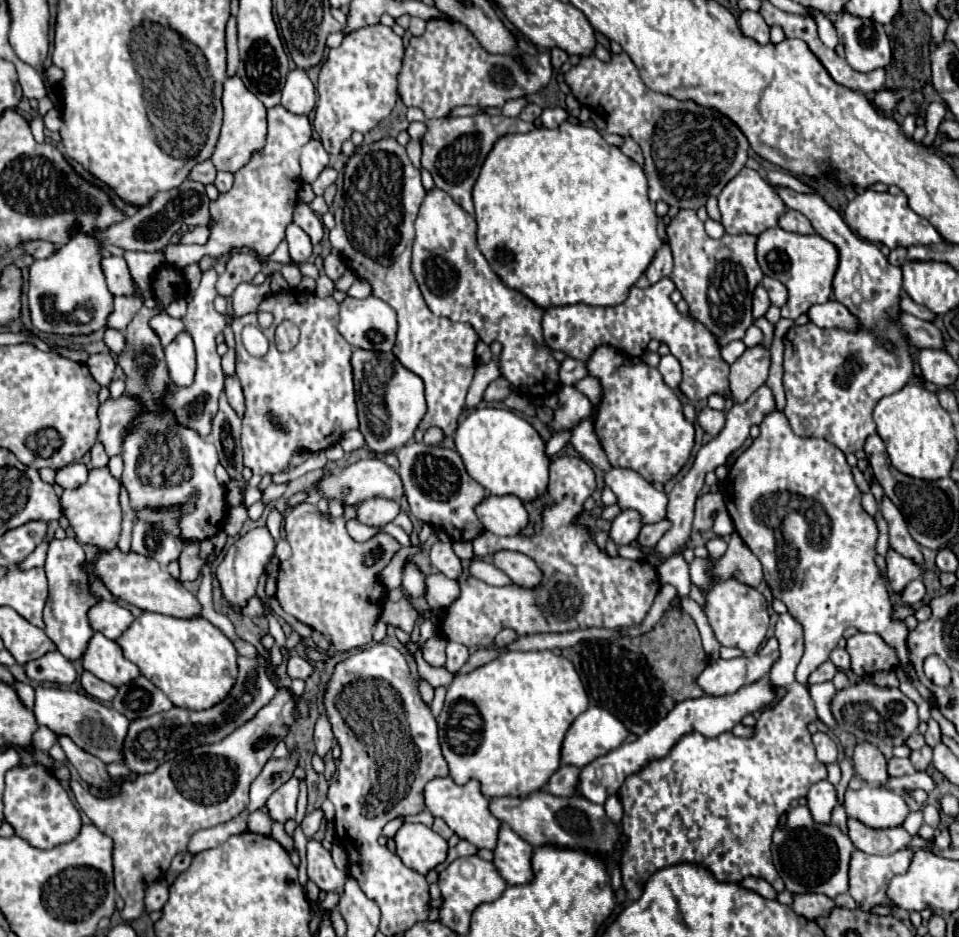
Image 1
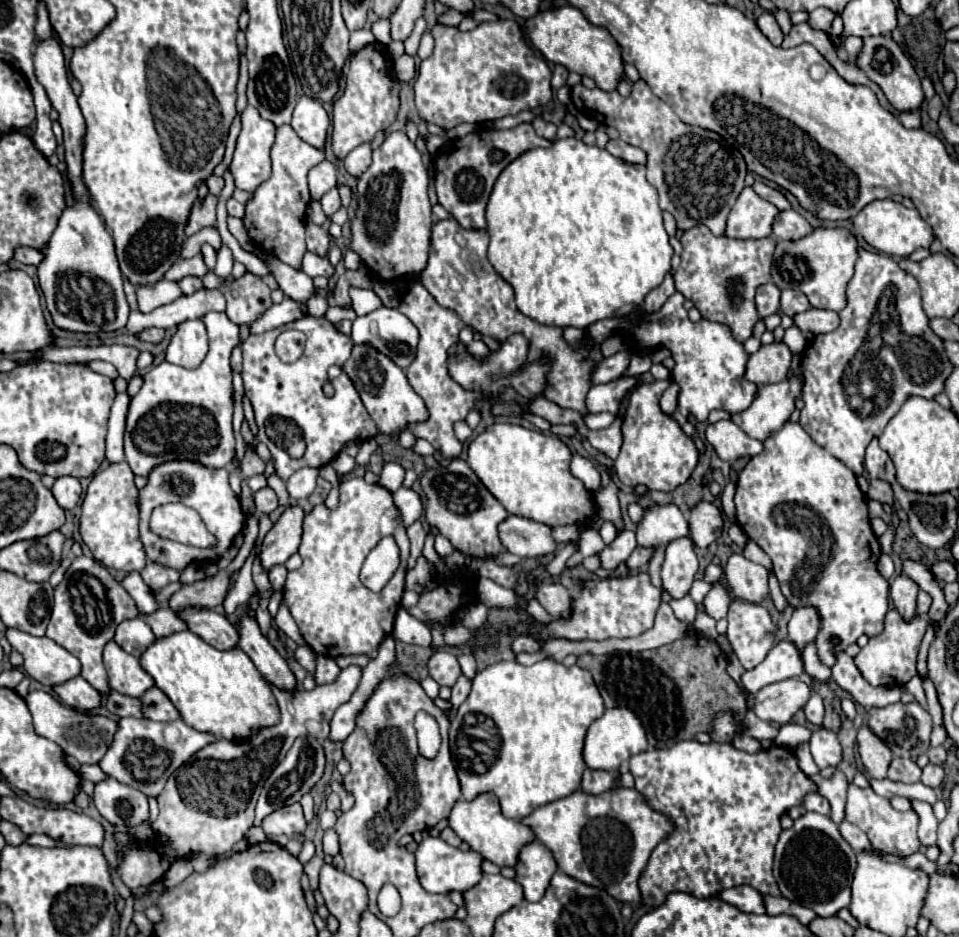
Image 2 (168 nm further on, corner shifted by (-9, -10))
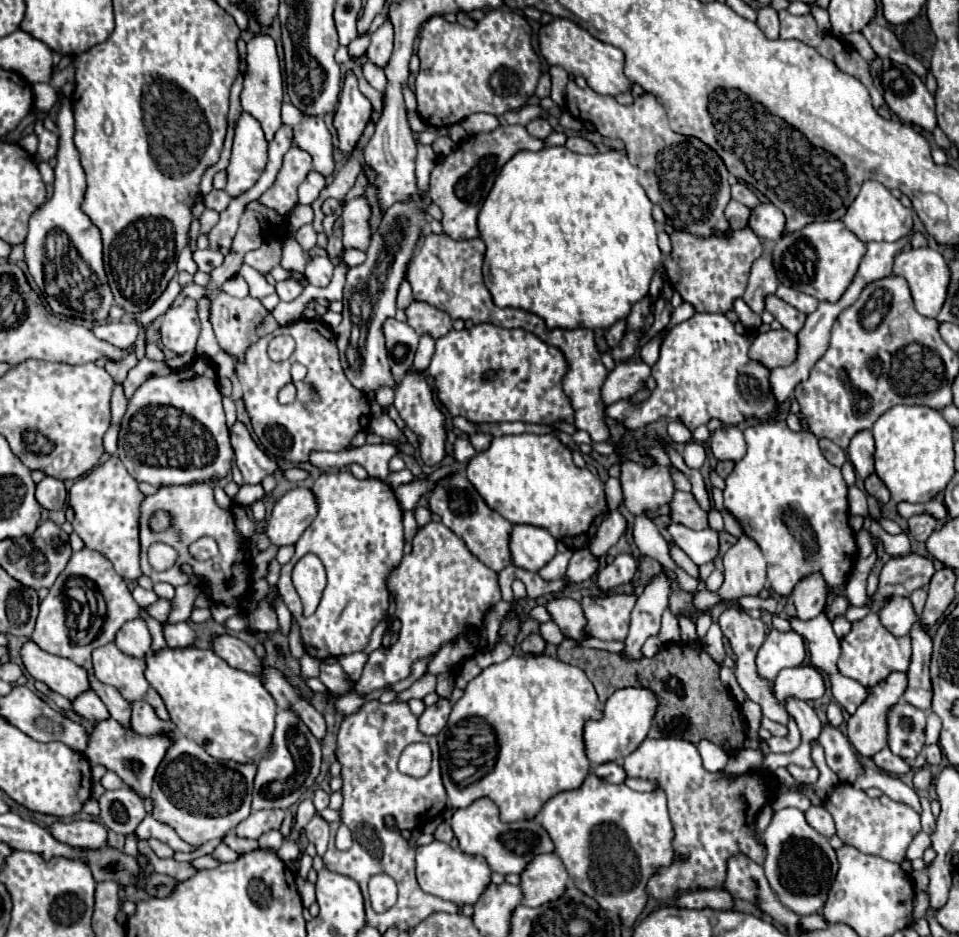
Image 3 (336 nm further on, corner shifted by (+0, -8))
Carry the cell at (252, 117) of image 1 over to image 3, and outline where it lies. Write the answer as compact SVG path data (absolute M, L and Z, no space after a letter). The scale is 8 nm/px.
M243 112L235 126L235 142L231 162L227 166L227 188L231 198L241 196L257 182L267 164L267 140L259 122Z

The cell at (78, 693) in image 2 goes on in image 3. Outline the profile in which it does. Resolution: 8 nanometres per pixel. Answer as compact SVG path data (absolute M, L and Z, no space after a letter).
M93 690L83 692L81 696L77 696L73 700L73 710L79 716L91 720L91 722L101 722L101 720L109 718L109 710L105 708L105 704L101 702L101 698Z

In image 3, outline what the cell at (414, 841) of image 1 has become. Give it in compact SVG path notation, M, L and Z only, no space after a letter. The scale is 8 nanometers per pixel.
M433 840L427 846L417 846L417 882L427 894L455 902L457 906L473 906L477 898L485 892L485 886L491 884L491 870L485 858L469 856L461 850L453 850L445 842Z

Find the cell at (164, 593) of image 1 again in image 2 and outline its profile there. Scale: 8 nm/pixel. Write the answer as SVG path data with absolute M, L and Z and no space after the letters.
M188 606L176 612L176 616L188 624L190 632L218 650L228 650L238 644L238 630L226 620L226 616L214 610Z

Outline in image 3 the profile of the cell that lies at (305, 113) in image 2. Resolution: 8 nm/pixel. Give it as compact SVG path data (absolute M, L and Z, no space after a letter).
M283 104L281 118L285 124L293 128L295 144L309 152L313 158L313 168L321 176L331 176L335 172L335 160L333 160L333 140L331 132L325 126L323 118L311 118L305 116L301 110L297 110L293 104Z

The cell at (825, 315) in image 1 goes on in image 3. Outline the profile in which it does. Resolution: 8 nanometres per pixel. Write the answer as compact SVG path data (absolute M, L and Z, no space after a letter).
M775 294L765 296L765 308L767 308L767 312L771 312L775 316L775 320L781 322L783 328L787 328L793 334L797 334L801 330L801 326L805 324L805 318L807 318L805 314L801 314L799 310L795 310L793 306L789 306L781 298L777 298Z

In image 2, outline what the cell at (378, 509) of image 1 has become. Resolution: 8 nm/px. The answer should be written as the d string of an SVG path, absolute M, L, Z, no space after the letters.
M402 486L392 494L392 498L394 498L394 506L398 510L398 518L402 526L408 528L422 516L422 500L414 490Z

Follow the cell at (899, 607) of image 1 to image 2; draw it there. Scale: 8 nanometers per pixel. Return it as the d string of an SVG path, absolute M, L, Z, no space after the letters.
M890 608L890 612L886 614L886 626L884 632L876 638L870 638L868 644L858 652L858 656L854 658L858 670L862 672L862 676L872 684L872 686L902 686L906 684L910 678L914 678L916 672L916 654L918 654L918 646L922 642L922 636L928 628L928 620L914 616L914 620L904 620L894 608Z

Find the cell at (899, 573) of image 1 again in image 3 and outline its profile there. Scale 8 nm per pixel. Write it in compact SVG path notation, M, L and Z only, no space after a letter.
M895 596L891 598L879 612L881 624L893 634L893 636L907 636L913 622L917 620L917 614L913 612L913 606L909 598Z

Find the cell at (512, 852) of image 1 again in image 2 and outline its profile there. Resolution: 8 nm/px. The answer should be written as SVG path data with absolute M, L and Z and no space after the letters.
M534 840L522 846L514 870L516 870L516 882L524 888L524 898L530 902L538 902L544 896L550 878L558 870L558 866L552 854L540 842Z

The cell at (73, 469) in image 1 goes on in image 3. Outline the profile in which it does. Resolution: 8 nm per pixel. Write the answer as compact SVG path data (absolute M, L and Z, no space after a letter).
M45 476L37 484L35 498L37 498L39 506L45 508L45 510L63 510L65 502L67 502L67 490L63 486L63 480Z

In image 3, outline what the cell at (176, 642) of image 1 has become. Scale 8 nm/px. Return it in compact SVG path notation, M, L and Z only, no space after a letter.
M195 646L151 652L145 656L145 662L145 678L165 700L171 722L209 756L247 764L257 762L269 752L277 704L257 676L231 668L213 650L201 650Z

